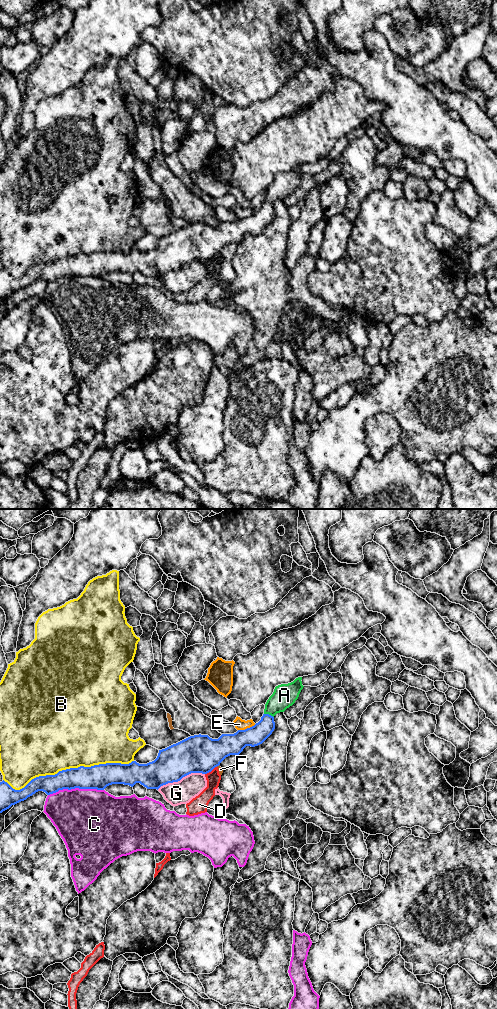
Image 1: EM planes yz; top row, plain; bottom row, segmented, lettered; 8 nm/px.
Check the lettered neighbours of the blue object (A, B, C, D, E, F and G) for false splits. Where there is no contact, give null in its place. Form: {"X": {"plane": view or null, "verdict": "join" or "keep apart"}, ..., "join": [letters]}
{"A": {"plane": "yz", "verdict": "join"}, "B": {"plane": "yz", "verdict": "keep apart"}, "C": {"plane": "yz", "verdict": "keep apart"}, "D": {"plane": "yz", "verdict": "keep apart"}, "E": {"plane": "yz", "verdict": "keep apart"}, "F": {"plane": "yz", "verdict": "keep apart"}, "G": {"plane": "yz", "verdict": "keep apart"}, "join": ["A"]}

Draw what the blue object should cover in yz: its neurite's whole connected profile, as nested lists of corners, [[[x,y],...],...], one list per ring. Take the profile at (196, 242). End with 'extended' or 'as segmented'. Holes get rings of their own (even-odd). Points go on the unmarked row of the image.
[[[302,165],[275,175],[265,192],[261,208],[234,222],[222,222],[218,227],[208,223],[190,224],[165,237],[147,252],[132,249],[129,252],[106,251],[91,255],[80,254],[59,259],[55,263],[39,264],[24,276],[13,277],[4,268],[0,270],[0,301],[38,279],[47,283],[63,277],[104,278],[112,272],[133,275],[140,271],[147,277],[159,277],[168,271],[178,270],[191,261],[207,262],[230,243],[238,244],[246,234],[262,232],[274,219],[274,204],[284,200],[298,187],[303,177]]]; extended

